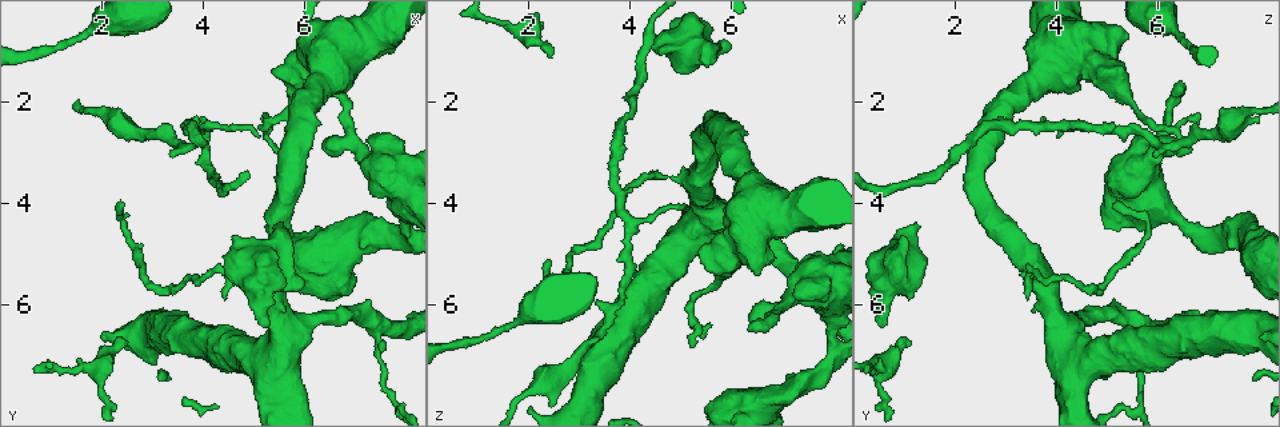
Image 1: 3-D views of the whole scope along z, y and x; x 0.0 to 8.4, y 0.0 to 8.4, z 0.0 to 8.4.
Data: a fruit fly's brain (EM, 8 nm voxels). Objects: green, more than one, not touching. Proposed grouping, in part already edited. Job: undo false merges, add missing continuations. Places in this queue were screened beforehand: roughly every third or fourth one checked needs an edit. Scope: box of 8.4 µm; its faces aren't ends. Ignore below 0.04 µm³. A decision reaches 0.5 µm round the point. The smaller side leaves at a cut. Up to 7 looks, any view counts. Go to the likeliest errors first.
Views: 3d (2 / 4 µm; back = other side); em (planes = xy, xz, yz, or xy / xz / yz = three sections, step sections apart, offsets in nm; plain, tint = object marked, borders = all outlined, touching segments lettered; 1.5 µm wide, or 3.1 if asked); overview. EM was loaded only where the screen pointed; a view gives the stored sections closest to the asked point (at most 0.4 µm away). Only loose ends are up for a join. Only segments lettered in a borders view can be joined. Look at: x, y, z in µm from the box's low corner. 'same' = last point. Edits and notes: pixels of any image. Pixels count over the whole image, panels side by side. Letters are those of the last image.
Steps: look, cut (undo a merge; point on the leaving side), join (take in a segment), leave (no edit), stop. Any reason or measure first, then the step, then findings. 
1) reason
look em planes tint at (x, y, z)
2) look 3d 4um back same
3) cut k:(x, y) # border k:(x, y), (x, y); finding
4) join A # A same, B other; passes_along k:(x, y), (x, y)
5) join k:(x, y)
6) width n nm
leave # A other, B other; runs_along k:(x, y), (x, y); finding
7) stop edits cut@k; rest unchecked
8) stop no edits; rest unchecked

free end
look 3d 2um at (5.55, 4.55, 1.35)

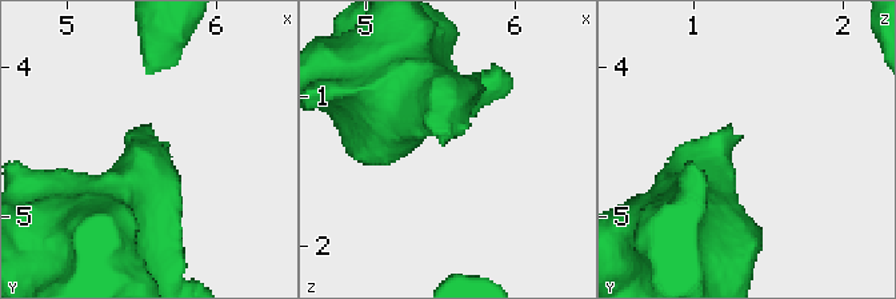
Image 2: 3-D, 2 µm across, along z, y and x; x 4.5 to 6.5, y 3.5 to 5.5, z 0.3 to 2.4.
look em xy step 4 borders at (5.56, 4.50, 1.32)

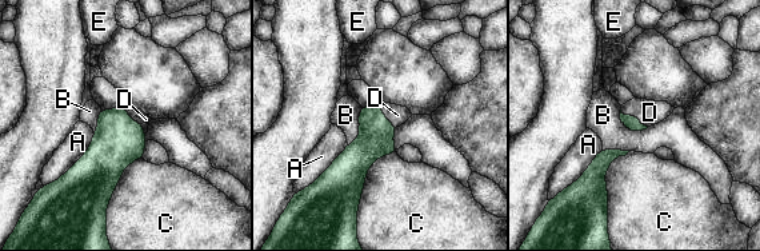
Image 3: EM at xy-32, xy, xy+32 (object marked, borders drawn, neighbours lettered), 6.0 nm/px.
join D # A other, B other, C other, D same, E other; passes_along 3:(630, 122), (634, 115), (650, 112); the neuron continues

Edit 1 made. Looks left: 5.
branch stops here
look em planes tint at (2.45, 6.70, 1.10)

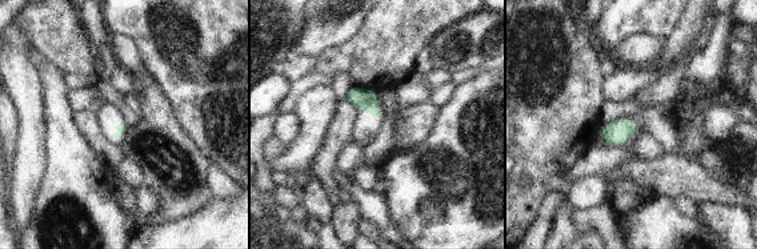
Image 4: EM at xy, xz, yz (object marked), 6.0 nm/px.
what lies round it
look em planes borders same

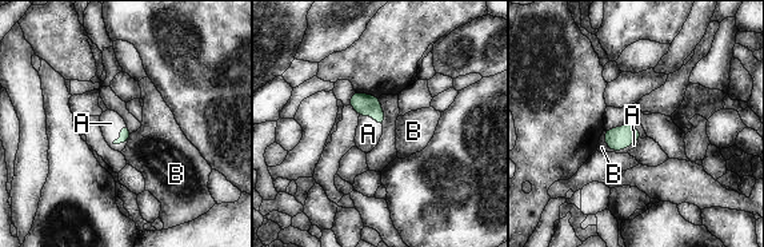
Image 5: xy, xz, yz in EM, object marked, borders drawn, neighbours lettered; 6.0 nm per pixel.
longest_contact B 140 nm
join A # A same, B other; passes_along 5:(124, 134), (120, 135), (111, 123); the neuron continues

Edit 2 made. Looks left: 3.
look overview

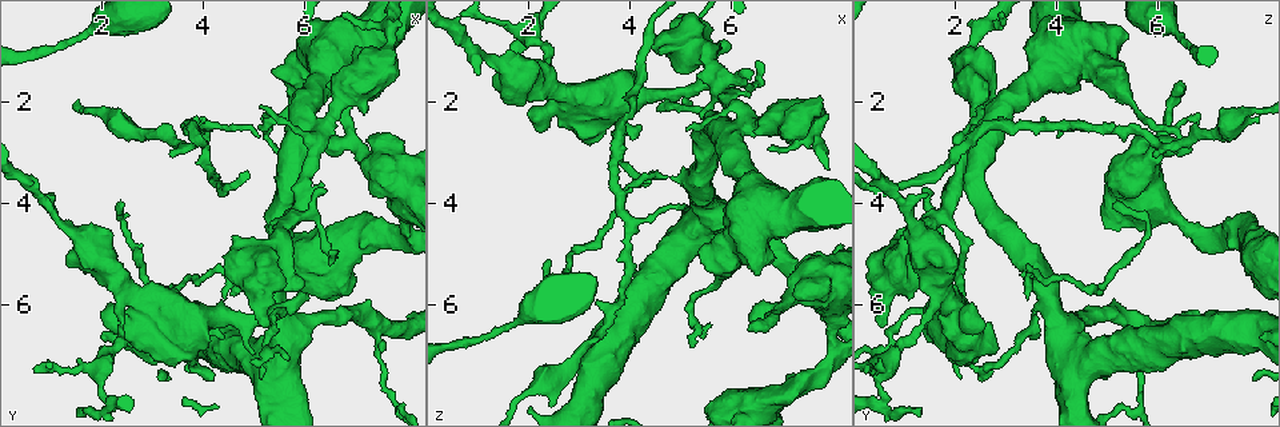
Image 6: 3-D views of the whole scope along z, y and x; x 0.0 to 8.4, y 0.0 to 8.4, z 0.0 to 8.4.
free end
look em 3.1um planes borders at (4.15, 7.50, 2.55)

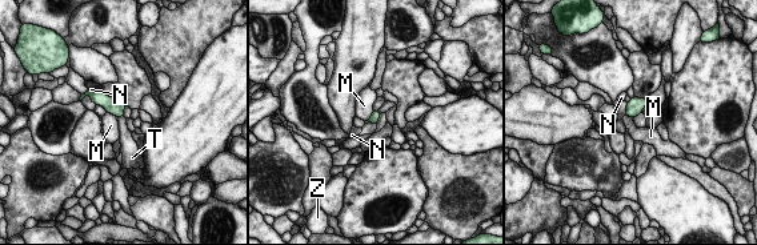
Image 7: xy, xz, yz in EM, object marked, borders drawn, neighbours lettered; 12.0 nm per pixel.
longest_contact N 220 nm
leave # M other, N other, T other, Z other; border 7:(376, 123), (365, 124); no lettered segment goes on from it

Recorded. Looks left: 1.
stop edits join@3, join@5; rest unchecked

